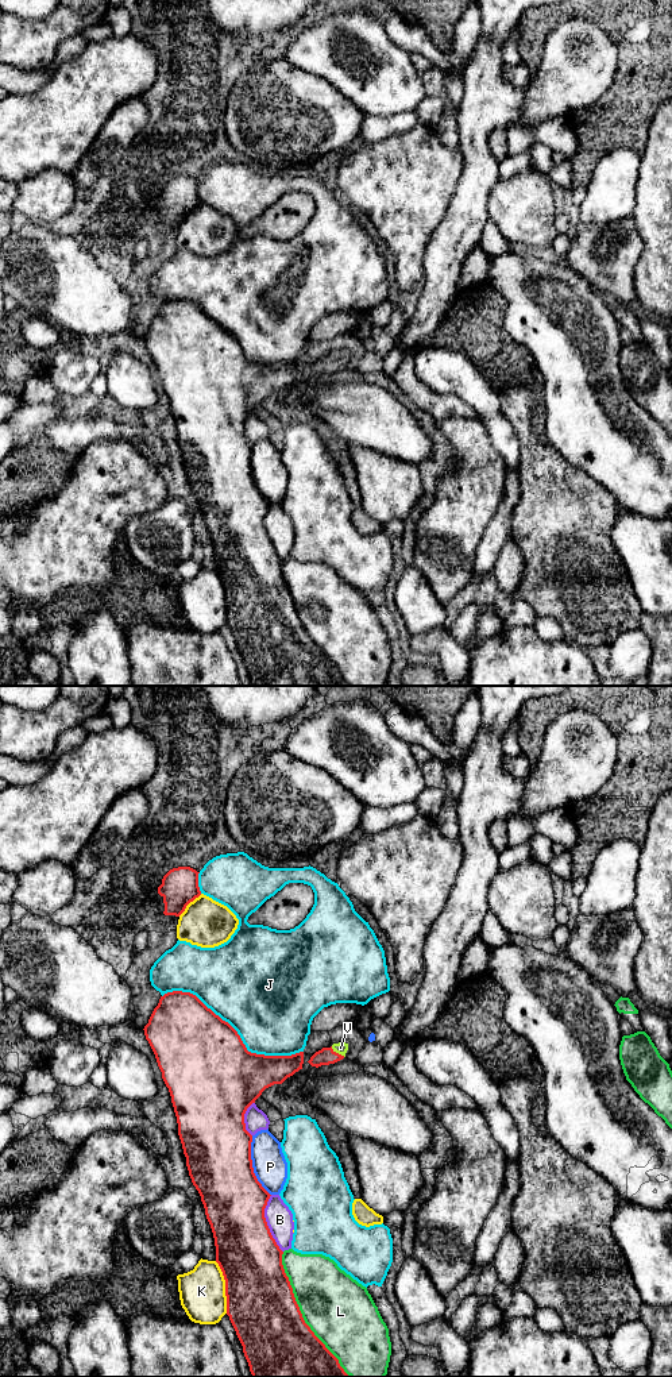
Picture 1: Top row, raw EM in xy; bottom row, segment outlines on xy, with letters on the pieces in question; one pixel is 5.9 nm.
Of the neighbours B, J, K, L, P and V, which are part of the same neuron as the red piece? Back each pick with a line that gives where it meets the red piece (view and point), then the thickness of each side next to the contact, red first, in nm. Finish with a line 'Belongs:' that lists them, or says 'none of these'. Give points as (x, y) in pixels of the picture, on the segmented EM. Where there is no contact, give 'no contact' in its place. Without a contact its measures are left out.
V: contact xy (338, 1053); calibres 100 and 70 nm
Belongs: V

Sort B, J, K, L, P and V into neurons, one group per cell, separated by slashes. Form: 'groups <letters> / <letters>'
groups B K / J / L / P / V

